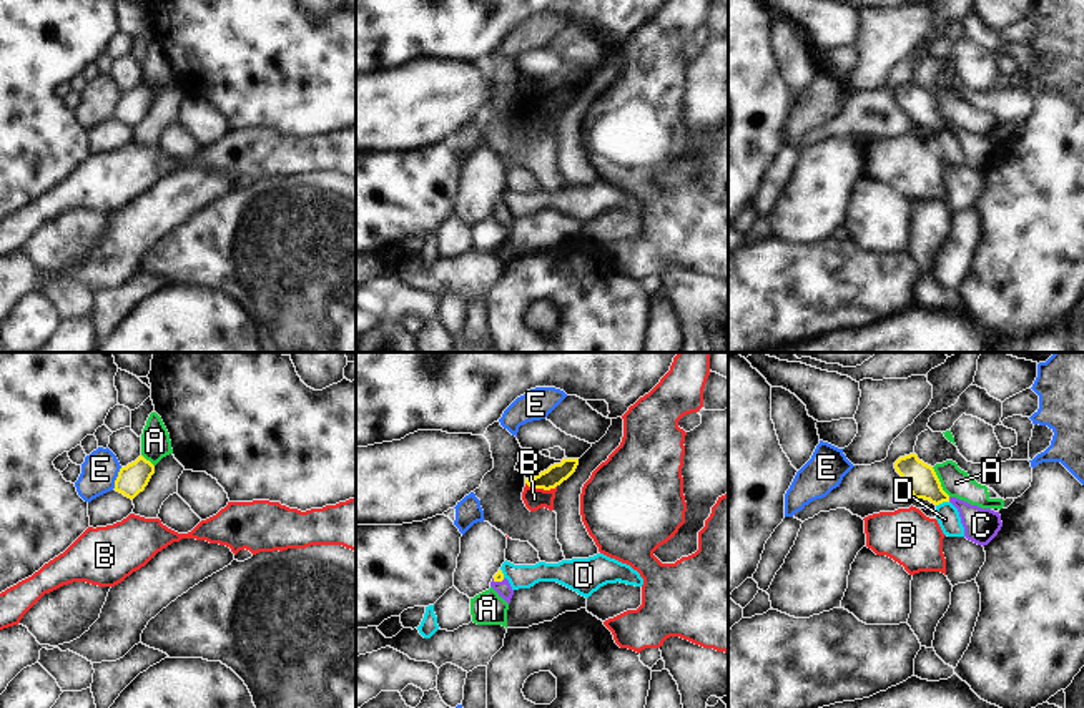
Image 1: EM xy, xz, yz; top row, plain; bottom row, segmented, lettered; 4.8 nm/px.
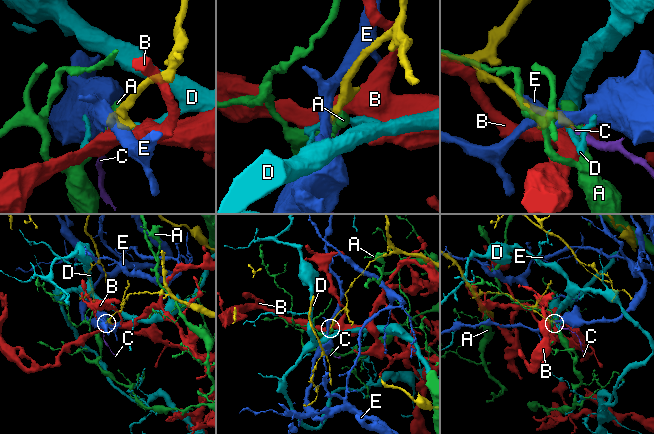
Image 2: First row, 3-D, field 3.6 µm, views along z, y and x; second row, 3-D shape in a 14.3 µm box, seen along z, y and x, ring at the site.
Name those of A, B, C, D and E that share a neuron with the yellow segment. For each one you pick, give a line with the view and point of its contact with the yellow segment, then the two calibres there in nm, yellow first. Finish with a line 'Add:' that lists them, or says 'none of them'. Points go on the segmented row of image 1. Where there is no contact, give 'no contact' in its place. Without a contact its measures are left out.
C: contact yz (948, 499); calibres 150 and 170 nm
Add: C

